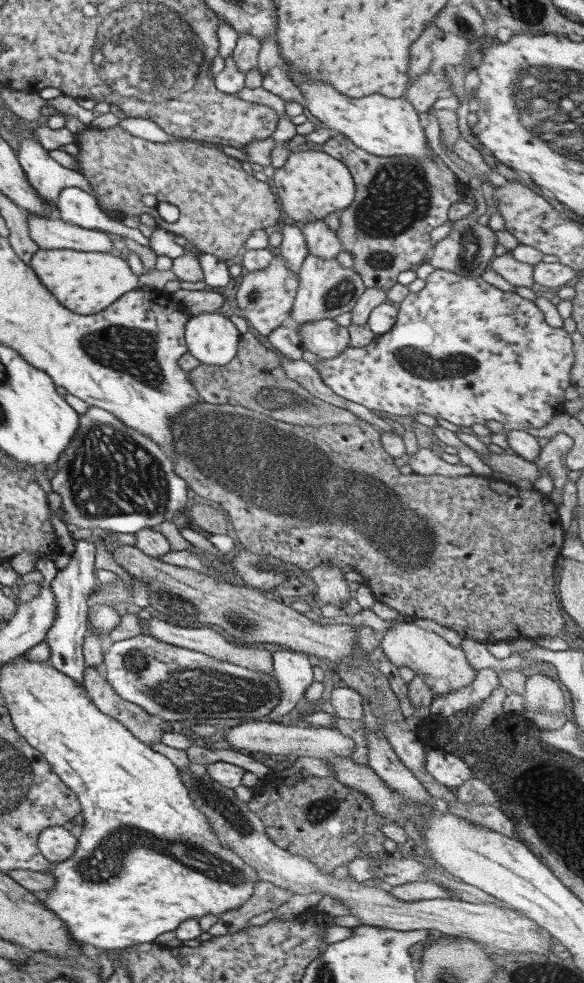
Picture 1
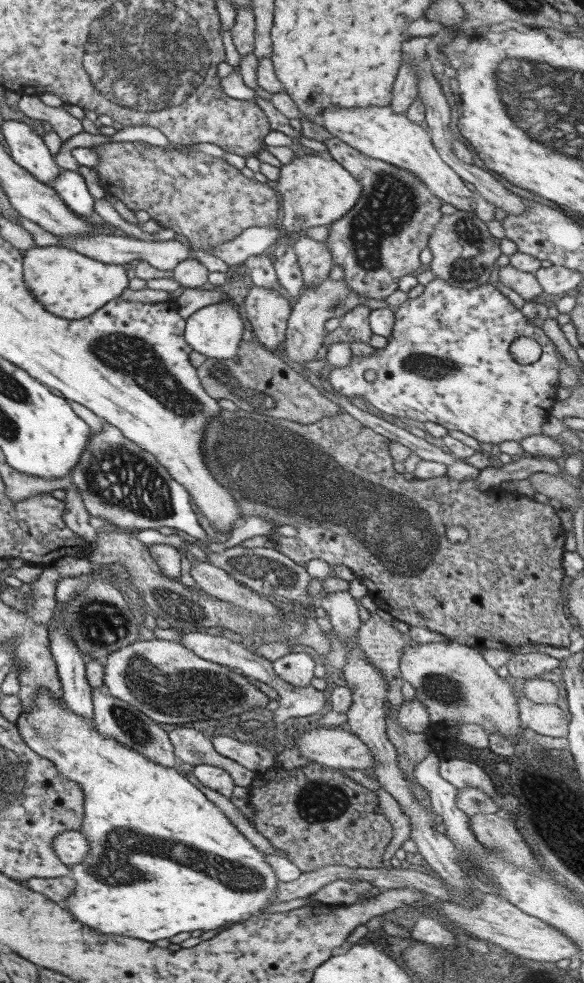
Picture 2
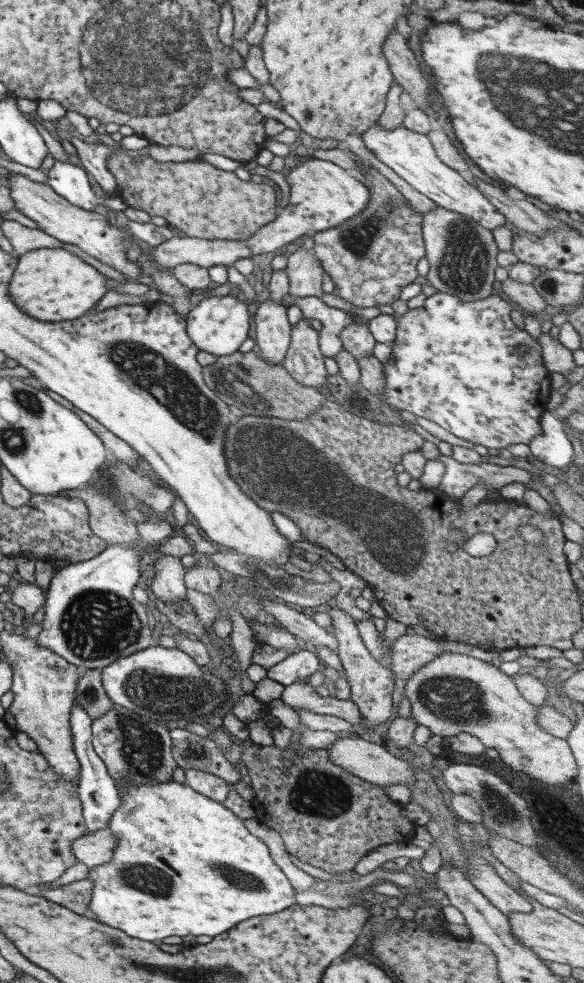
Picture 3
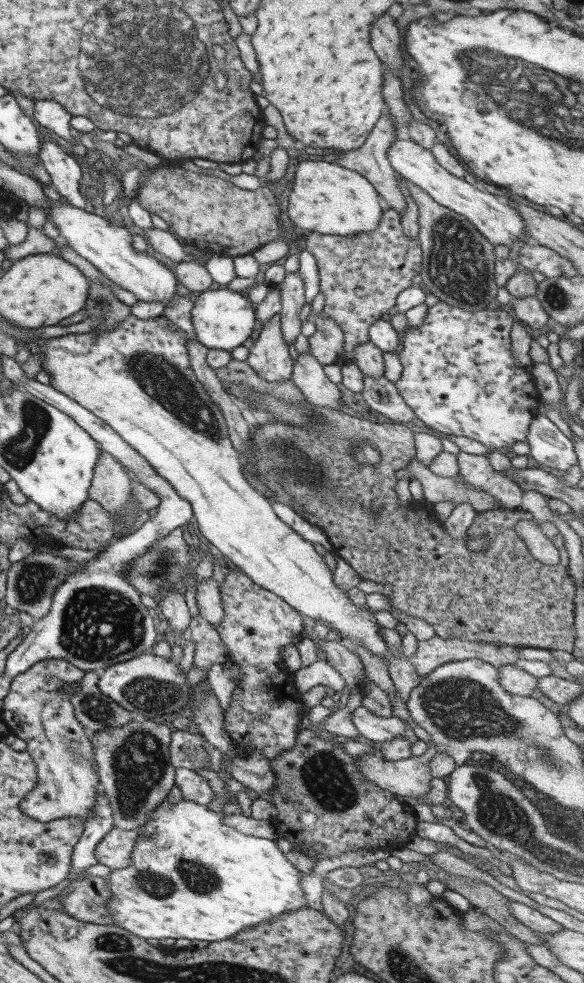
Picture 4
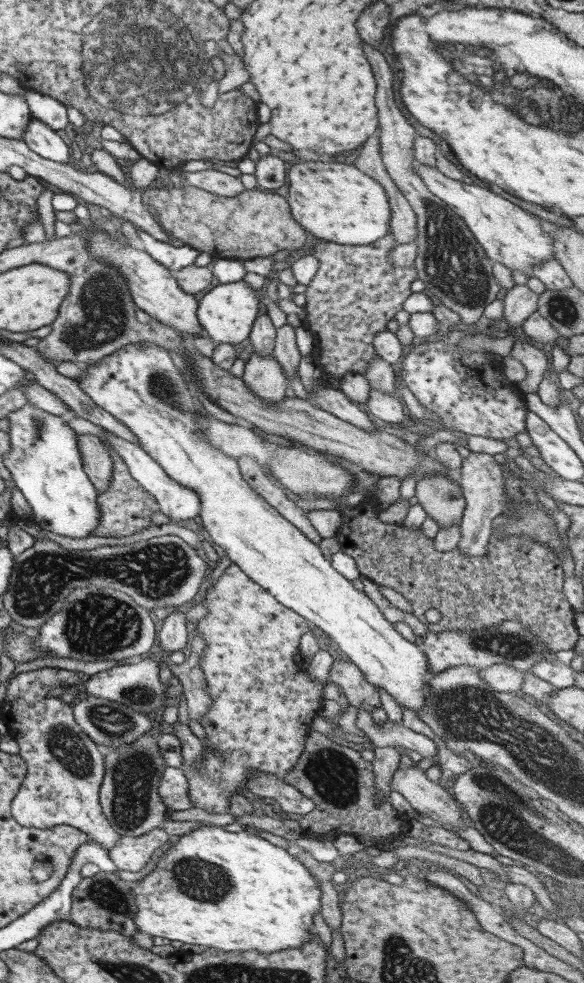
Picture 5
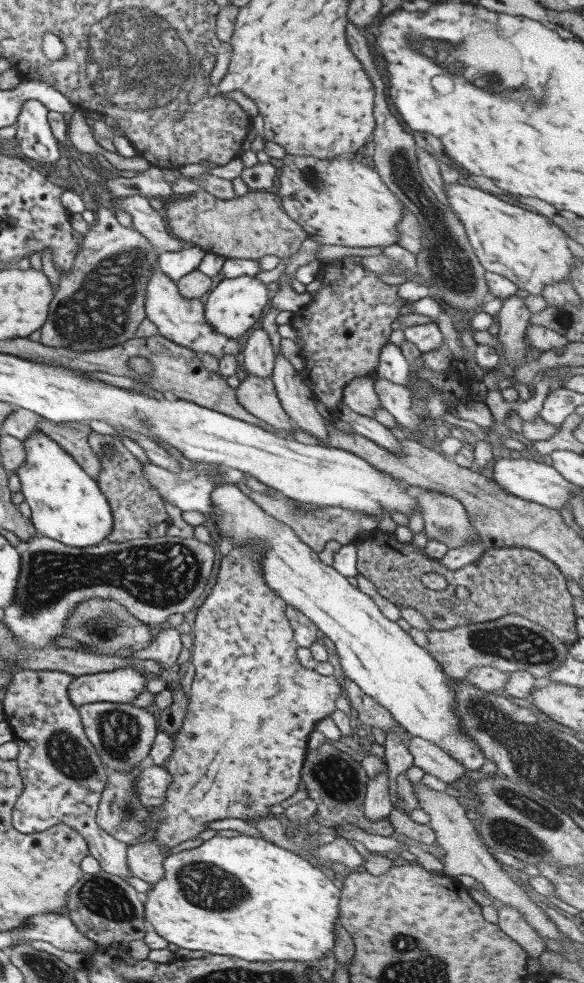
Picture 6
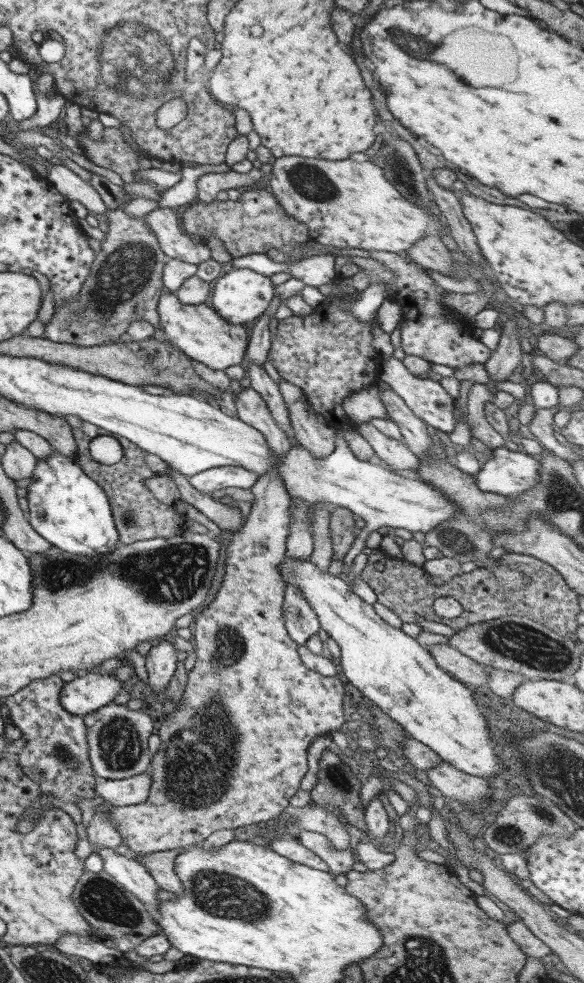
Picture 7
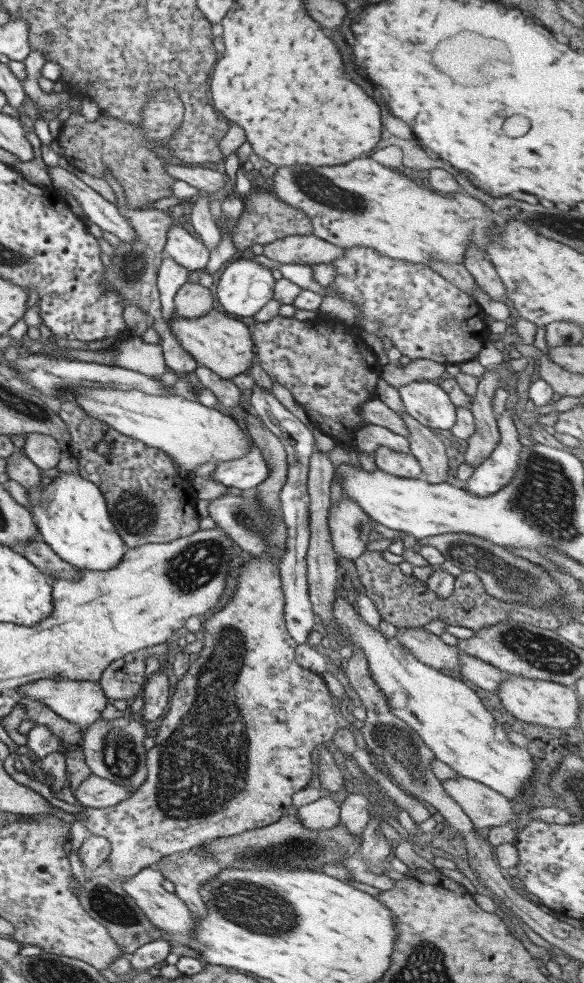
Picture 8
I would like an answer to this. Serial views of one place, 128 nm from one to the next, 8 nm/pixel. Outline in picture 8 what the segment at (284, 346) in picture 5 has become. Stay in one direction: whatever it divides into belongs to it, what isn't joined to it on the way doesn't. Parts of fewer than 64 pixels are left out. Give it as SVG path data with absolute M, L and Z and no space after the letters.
M315 446L310 456L309 472L307 478L307 490L310 498L309 506L309 530L311 531L307 562L308 596L312 602L312 610L324 622L333 622L332 602L336 600L336 584L338 584L338 556L332 545L330 530L328 530L328 509L330 509L330 487L334 477L334 468L330 462L329 454L321 452Z

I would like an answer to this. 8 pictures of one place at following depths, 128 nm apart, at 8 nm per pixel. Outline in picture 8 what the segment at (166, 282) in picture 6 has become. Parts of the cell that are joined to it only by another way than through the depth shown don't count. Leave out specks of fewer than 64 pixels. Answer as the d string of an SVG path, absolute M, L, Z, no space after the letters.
M210 309L204 316L197 319L182 318L176 316L174 312L174 318L169 324L169 328L175 334L175 338L179 340L182 348L192 358L195 358L199 365L209 368L222 378L232 380L233 376L246 373L256 362L255 344L251 339L248 326L216 309Z

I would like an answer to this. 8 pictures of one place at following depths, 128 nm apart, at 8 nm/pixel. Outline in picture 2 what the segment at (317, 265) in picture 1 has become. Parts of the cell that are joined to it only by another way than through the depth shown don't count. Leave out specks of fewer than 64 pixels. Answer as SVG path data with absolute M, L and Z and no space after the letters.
M329 276L326 277L319 285L302 289L297 297L297 302L291 308L291 313L287 322L287 329L285 332L285 352L294 362L304 366L305 362L310 360L317 360L316 353L320 350L323 344L326 330L324 324L330 318L341 318L349 310L352 310L358 302L360 302L360 295L354 292L345 278L340 280L332 280Z

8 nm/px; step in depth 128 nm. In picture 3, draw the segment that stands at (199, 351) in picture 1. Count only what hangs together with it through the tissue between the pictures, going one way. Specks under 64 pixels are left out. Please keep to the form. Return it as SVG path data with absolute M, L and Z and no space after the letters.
M232 294L225 296L209 296L192 307L187 314L187 335L199 348L216 356L234 354L250 332L250 312L247 301Z

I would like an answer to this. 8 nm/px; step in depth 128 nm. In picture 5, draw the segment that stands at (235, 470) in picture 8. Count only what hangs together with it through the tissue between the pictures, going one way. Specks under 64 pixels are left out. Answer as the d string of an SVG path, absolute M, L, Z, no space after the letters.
M104 433L103 438L107 438L109 446L120 454L122 461L128 466L130 475L147 491L150 492L159 504L159 510L165 514L171 521L172 525L179 525L186 522L193 522L200 512L200 497L196 495L196 491L178 485L176 481L166 475L166 472L158 463L150 457L146 451L137 444L127 441L125 438L119 437L114 433Z

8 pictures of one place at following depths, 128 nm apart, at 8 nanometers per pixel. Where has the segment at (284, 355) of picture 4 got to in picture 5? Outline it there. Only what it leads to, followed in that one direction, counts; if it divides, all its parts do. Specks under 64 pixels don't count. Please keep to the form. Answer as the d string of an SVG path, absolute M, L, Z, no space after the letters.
M273 352L264 356L250 354L242 378L261 401L271 405L283 401L291 392L289 378Z

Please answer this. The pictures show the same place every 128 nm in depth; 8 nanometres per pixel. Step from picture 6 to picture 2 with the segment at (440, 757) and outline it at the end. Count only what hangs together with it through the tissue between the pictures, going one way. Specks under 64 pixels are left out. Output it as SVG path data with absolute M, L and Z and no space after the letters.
M203 631L180 633L181 644L196 654L196 656L219 665L235 668L245 676L251 677L252 679L258 679L260 682L264 682L264 684L268 684L268 686L277 690L280 696L280 706L273 711L275 718L274 722L276 722L275 726L278 726L279 724L282 725L288 718L310 716L311 714L320 712L320 710L324 708L326 699L324 698L322 691L317 690L312 685L305 686L304 688L296 688L295 686L284 682L276 672L274 672L273 662L260 656L256 650L248 650L242 643L233 642L233 640L223 637L222 635L210 635Z

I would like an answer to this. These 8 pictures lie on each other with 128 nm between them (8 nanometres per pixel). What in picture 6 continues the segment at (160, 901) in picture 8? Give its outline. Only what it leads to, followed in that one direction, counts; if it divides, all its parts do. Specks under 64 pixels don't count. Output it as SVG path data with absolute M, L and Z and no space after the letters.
M18 669L7 684L5 698L2 700L3 711L8 726L14 733L14 742L19 746L17 763L24 785L18 800L12 808L12 826L24 834L38 833L48 830L57 824L66 824L77 830L85 839L89 854L100 863L102 870L122 877L132 877L127 863L127 843L117 841L103 828L97 825L97 808L101 792L109 775L105 764L97 755L94 745L86 737L83 722L78 709L69 699L68 687L74 679L71 675L59 670L28 670Z

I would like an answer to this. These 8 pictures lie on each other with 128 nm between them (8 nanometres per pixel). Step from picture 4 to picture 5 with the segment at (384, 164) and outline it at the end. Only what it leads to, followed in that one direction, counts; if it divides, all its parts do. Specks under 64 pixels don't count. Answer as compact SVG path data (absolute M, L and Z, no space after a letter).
M379 136L369 137L357 150L358 157L354 160L353 165L364 174L376 179L388 195L391 208L390 228L394 237L393 243L396 246L416 239L416 213L384 166Z

